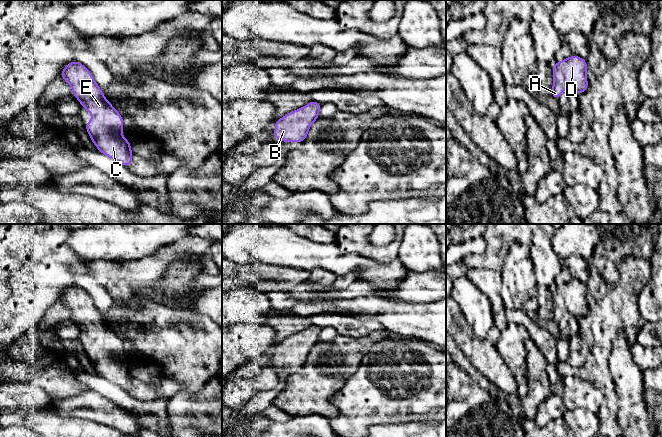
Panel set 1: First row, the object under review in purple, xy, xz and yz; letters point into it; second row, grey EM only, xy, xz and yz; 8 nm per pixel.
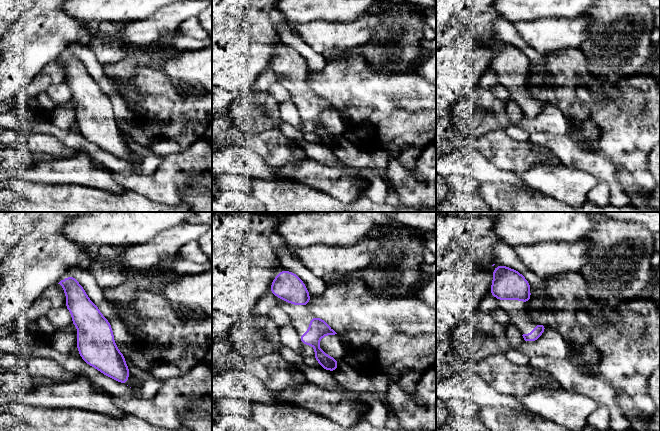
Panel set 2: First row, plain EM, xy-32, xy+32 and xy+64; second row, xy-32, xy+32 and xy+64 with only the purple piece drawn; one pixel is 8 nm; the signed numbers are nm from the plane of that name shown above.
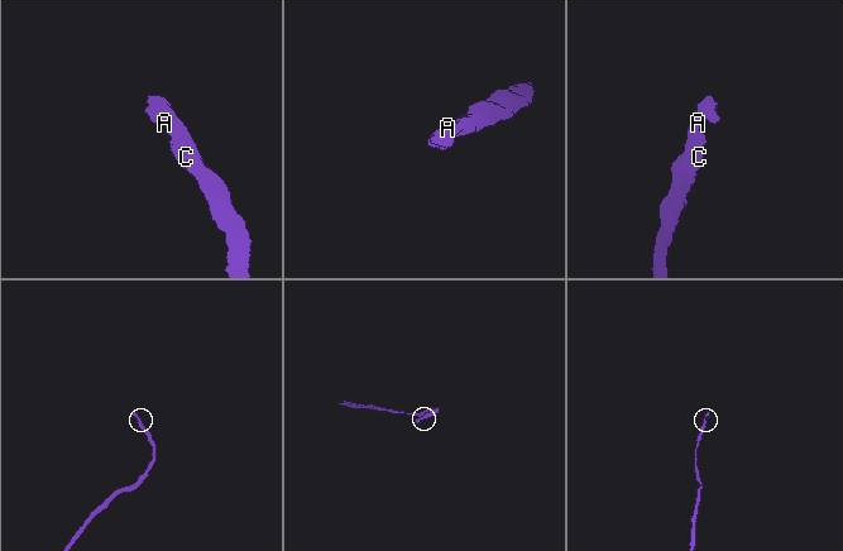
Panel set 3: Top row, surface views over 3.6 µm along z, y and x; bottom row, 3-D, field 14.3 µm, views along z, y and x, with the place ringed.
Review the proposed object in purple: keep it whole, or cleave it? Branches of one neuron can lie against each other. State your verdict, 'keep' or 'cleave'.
keep

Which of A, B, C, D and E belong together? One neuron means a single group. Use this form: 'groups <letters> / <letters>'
groups A B C D E

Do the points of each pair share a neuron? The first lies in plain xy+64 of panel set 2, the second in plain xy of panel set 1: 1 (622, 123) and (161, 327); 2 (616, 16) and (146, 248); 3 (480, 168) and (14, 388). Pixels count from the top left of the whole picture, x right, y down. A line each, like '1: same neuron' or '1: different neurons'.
1: same neuron
2: different neurons
3: same neuron

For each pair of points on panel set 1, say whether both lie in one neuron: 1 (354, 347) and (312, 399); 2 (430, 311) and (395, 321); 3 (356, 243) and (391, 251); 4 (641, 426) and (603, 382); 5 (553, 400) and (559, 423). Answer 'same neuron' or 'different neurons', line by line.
1: same neuron
2: same neuron
3: same neuron
4: different neurons
5: different neurons

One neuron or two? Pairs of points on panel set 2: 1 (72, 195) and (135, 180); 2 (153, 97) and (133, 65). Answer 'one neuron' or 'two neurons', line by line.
1: two neurons
2: two neurons

